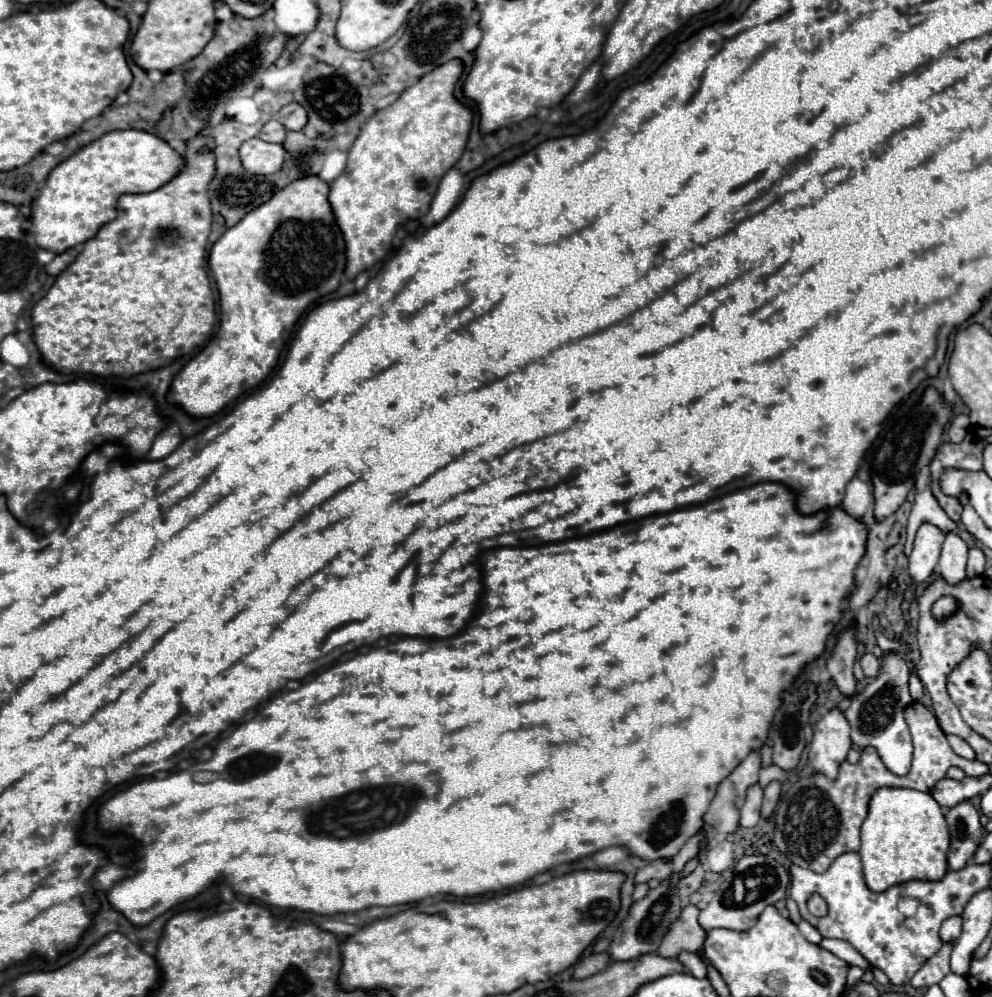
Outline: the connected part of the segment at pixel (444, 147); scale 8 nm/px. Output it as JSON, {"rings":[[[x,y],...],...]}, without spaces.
{"rings":[[[451,59],[443,67],[435,67],[431,73],[423,75],[413,87],[405,89],[395,99],[395,103],[377,111],[363,125],[363,131],[349,149],[347,169],[341,177],[337,177],[331,183],[329,193],[329,203],[335,211],[335,221],[339,223],[347,243],[345,275],[349,279],[355,279],[357,273],[371,269],[385,257],[387,247],[391,245],[391,239],[395,235],[395,229],[405,219],[417,219],[429,211],[429,203],[439,187],[441,177],[459,161],[473,125],[471,107],[455,99],[455,85],[461,73],[463,63],[459,59]]]}

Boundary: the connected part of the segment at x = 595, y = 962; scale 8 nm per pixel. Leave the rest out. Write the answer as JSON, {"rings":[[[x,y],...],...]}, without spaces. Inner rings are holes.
{"rings":[[[607,953],[589,955],[589,957],[581,959],[581,961],[575,965],[575,969],[573,969],[573,979],[581,981],[581,979],[587,979],[587,977],[593,977],[593,975],[597,975],[599,971],[603,971],[607,965],[609,965]]]}

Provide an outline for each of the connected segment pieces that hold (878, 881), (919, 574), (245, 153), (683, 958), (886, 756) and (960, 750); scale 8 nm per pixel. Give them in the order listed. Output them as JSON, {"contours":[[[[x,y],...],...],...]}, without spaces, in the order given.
{"contours":[[[[879,789],[869,803],[869,815],[860,828],[859,855],[865,883],[883,893],[907,881],[941,881],[949,869],[949,829],[941,807],[929,793],[915,789]]],[[[935,525],[919,527],[913,553],[909,557],[909,575],[915,583],[925,583],[931,577],[939,561],[943,541],[945,541],[945,535]]],[[[259,137],[245,141],[239,149],[241,163],[253,175],[271,175],[283,167],[285,149],[277,143],[267,143]]],[[[681,951],[681,953],[679,953],[679,961],[683,963],[683,967],[685,967],[691,975],[695,975],[695,977],[707,977],[707,967],[705,967],[705,963],[703,963],[695,953],[691,953],[691,951]]],[[[885,653],[881,659],[881,671],[861,693],[851,699],[845,717],[851,725],[851,741],[855,747],[863,749],[869,743],[881,743],[881,761],[887,769],[897,771],[899,775],[907,775],[911,767],[911,733],[905,723],[905,709],[913,703],[909,695],[909,677],[911,669],[905,659],[897,653]]],[[[947,735],[947,741],[949,741],[951,749],[953,749],[959,757],[965,757],[965,759],[975,759],[973,749],[971,749],[971,747],[969,747],[963,739],[959,739],[959,737],[955,737],[955,735]]]]}

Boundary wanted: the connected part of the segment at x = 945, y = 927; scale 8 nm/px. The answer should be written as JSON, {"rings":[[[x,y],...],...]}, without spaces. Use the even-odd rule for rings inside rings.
{"rings":[[[951,917],[941,925],[939,937],[943,943],[955,943],[961,935],[961,917]]]}

